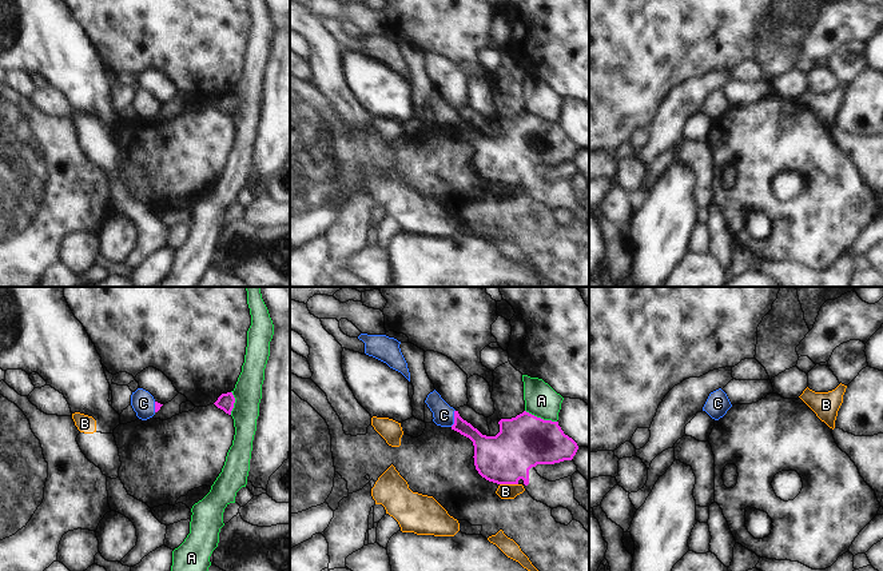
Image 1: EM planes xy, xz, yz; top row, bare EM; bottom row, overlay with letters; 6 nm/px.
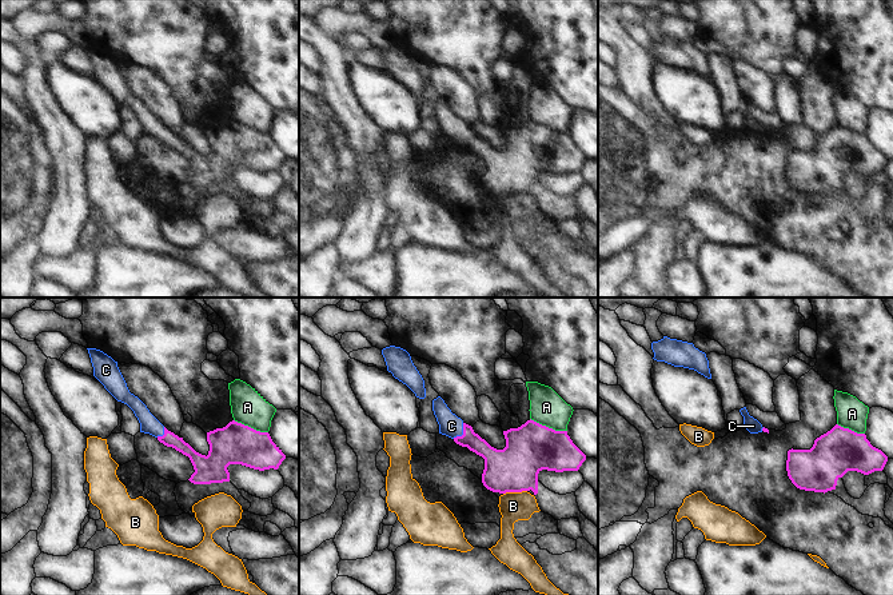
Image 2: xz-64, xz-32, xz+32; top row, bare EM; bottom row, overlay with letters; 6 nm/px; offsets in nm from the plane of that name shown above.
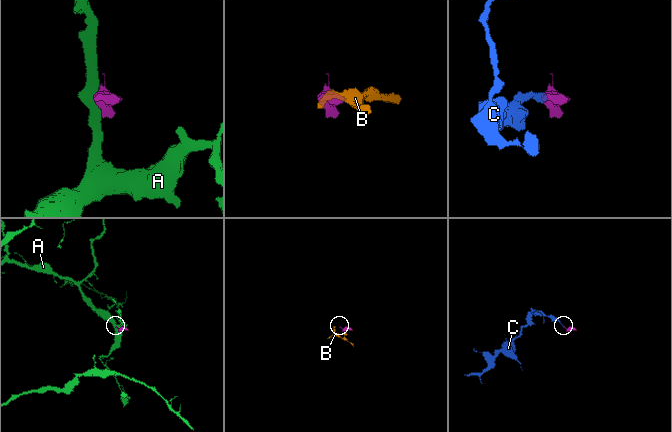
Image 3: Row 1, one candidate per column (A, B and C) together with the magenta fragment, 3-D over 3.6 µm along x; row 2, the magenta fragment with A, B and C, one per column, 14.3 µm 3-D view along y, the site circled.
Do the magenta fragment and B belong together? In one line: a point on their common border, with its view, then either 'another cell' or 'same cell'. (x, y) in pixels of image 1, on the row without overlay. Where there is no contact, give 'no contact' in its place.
xz (509, 184) | another cell

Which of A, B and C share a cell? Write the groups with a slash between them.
A / B / C

